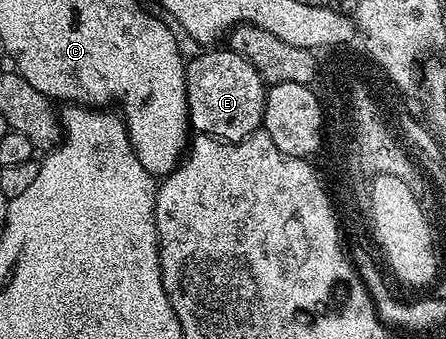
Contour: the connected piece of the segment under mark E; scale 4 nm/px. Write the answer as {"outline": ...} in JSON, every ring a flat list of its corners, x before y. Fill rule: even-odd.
{"outline":[[214,47,202,51,199,57,191,56,186,62,191,130,204,137,214,137,217,141,242,141,252,136,262,129,267,88,256,67,252,67,248,59,240,59,240,55,228,47]]}

